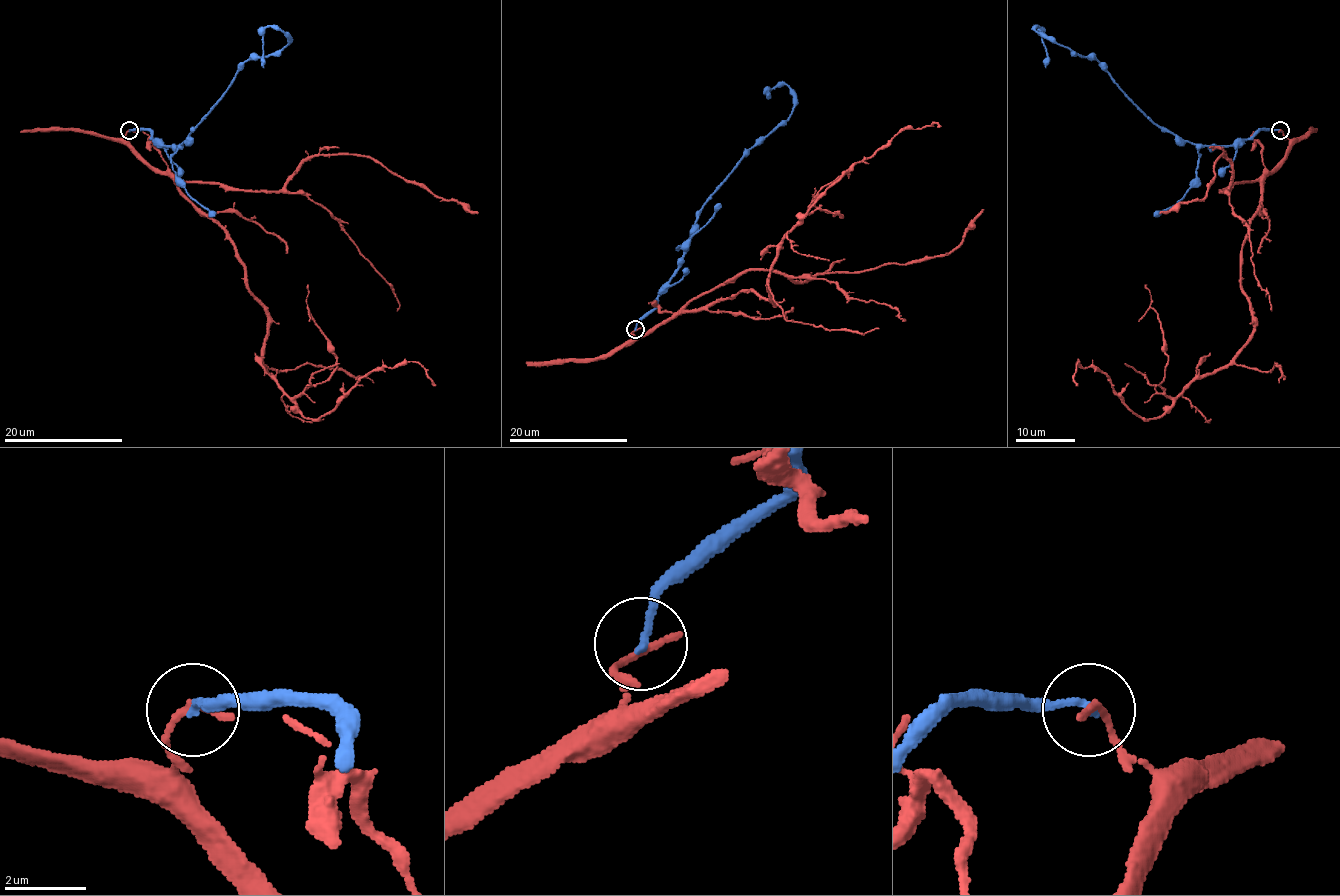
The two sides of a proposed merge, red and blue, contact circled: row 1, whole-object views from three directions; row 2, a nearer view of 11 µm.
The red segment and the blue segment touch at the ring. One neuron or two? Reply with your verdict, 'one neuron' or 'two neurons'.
two neurons

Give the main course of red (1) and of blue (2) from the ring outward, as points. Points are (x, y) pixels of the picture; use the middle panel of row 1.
1: (634, 329), (639, 338), (740, 291), (772, 303), (777, 248), (818, 198), (898, 132), (941, 126)
2: (634, 329), (673, 275), (697, 212), (750, 149), (790, 115), (793, 92), (784, 85), (769, 89), (769, 95)

